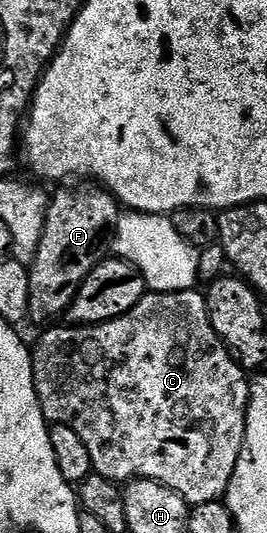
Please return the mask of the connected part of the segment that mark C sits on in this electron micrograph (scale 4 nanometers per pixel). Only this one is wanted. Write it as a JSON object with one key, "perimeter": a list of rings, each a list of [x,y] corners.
{"perimeter":[[[198,289],[182,290],[172,294],[148,292],[133,309],[125,312],[125,316],[108,322],[98,322],[96,326],[66,325],[44,329],[47,331],[40,336],[39,343],[33,346],[31,363],[35,377],[35,391],[39,397],[41,412],[47,417],[48,423],[73,428],[73,432],[81,436],[85,448],[89,448],[92,471],[105,476],[113,483],[126,484],[137,478],[148,478],[177,492],[177,496],[187,501],[188,507],[220,501],[226,495],[233,472],[237,468],[237,460],[243,451],[247,427],[247,401],[251,399],[251,382],[248,371],[231,357],[231,353],[217,336],[209,320],[206,297]]]}

